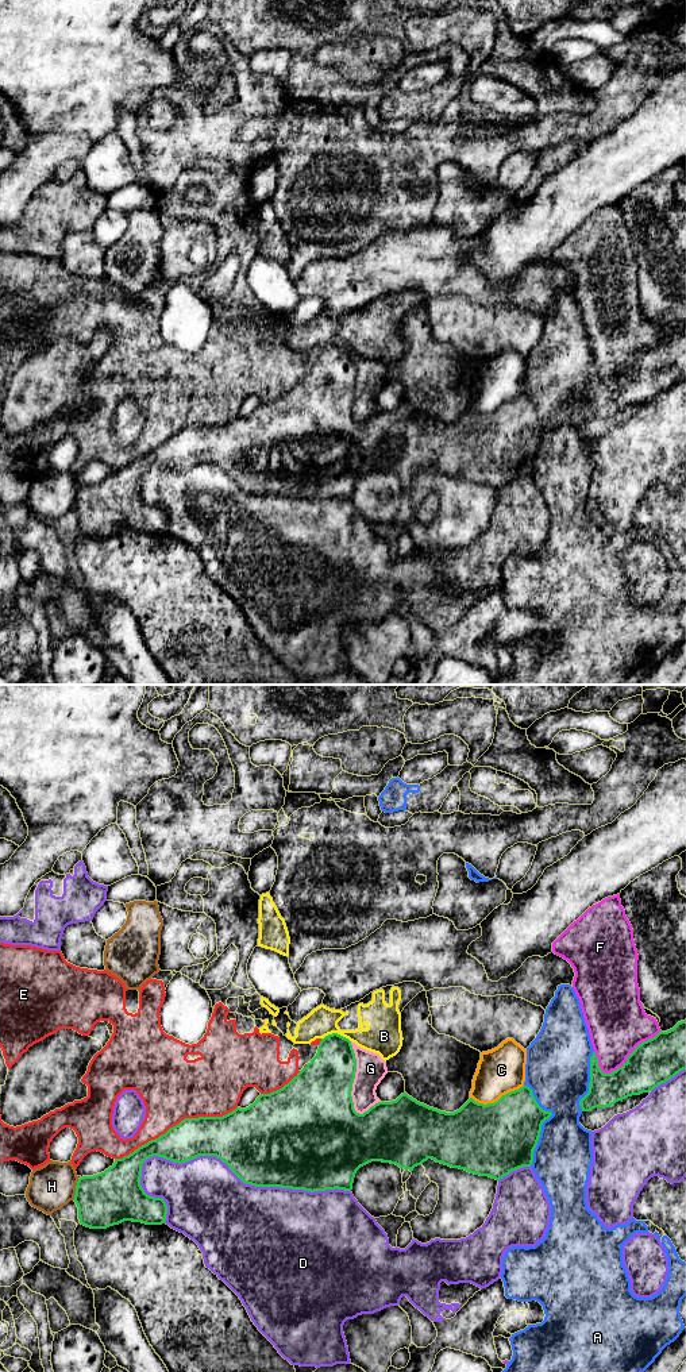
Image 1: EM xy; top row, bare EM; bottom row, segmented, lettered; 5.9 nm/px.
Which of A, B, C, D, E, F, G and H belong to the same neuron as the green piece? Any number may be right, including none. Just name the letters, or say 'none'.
none

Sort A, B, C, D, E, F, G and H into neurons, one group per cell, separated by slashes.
A / B / C / D / E G / F / H

